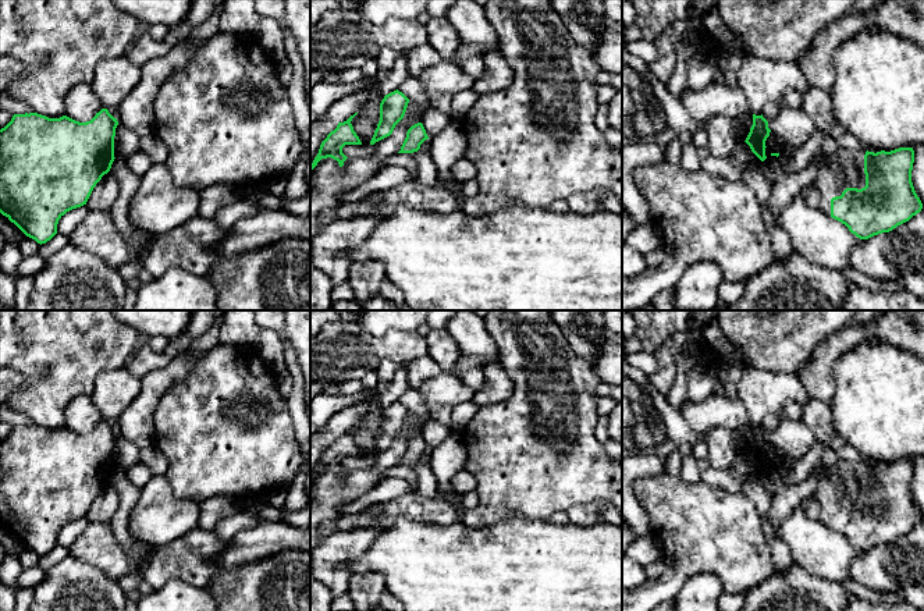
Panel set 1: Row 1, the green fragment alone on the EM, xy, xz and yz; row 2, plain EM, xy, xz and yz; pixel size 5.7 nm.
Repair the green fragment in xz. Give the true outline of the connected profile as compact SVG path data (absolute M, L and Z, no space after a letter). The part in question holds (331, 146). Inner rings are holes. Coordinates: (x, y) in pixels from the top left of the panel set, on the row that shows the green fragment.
M351 116L346 121L338 122L337 128L331 131L327 138L321 142L317 156L310 164L310 171L317 166L321 159L331 157L338 161L340 167L344 166L344 161L348 159L342 153L342 148L345 145L362 145L359 136L353 131L351 124L352 118L356 116Z

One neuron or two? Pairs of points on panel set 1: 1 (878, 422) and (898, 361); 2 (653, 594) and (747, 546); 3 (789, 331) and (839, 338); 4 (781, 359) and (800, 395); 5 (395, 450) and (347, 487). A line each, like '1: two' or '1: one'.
1: one
2: one
3: two
4: two
5: one

